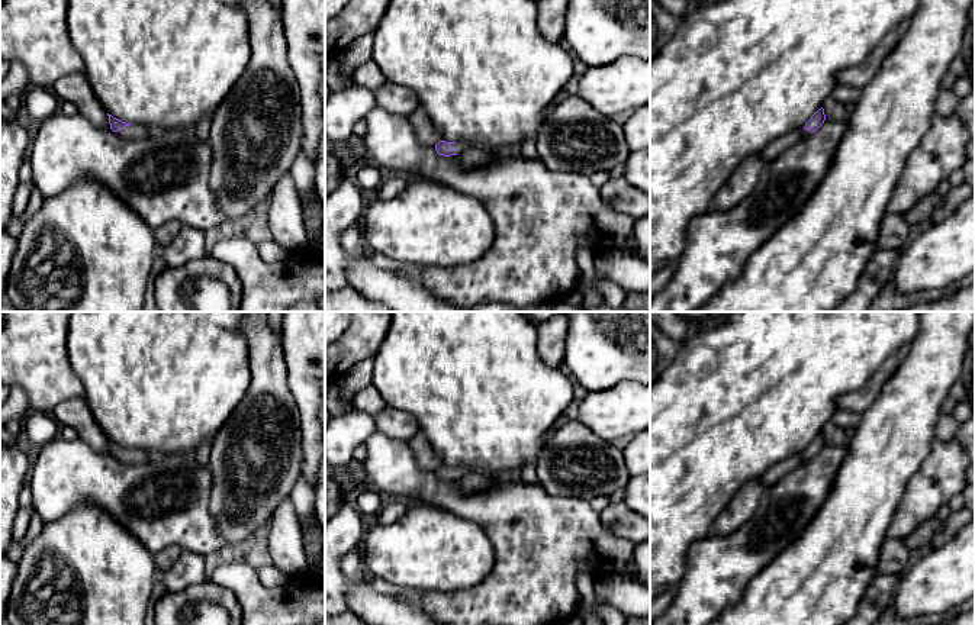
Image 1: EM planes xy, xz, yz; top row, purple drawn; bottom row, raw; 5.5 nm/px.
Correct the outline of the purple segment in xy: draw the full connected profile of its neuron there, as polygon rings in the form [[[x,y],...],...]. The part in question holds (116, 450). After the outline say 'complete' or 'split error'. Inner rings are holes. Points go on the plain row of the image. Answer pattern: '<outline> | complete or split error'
[[[109,438],[107,441],[109,441],[110,454],[122,463],[148,463],[152,457],[147,451],[122,447]]] | split error

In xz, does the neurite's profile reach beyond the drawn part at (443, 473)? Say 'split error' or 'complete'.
split error

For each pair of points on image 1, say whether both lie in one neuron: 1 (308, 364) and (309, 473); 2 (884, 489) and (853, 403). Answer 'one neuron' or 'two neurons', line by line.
1: one neuron
2: two neurons

